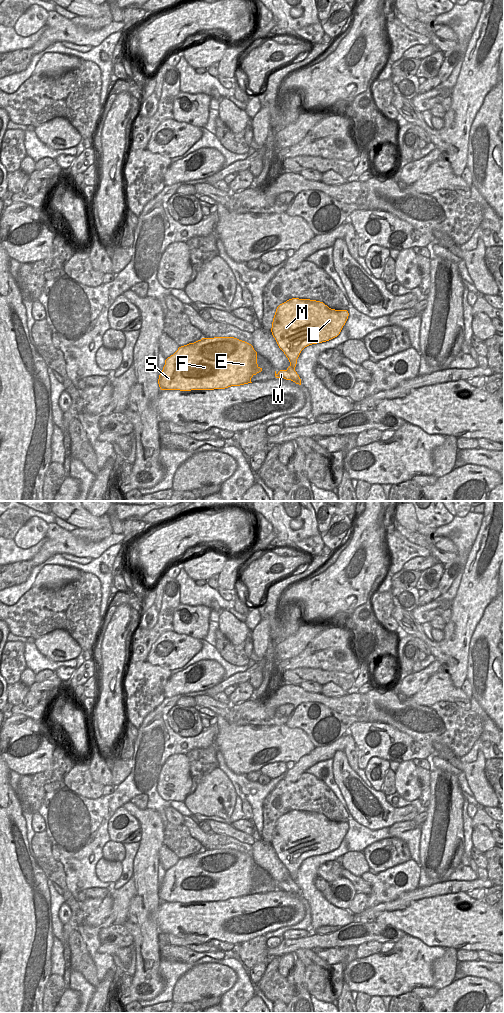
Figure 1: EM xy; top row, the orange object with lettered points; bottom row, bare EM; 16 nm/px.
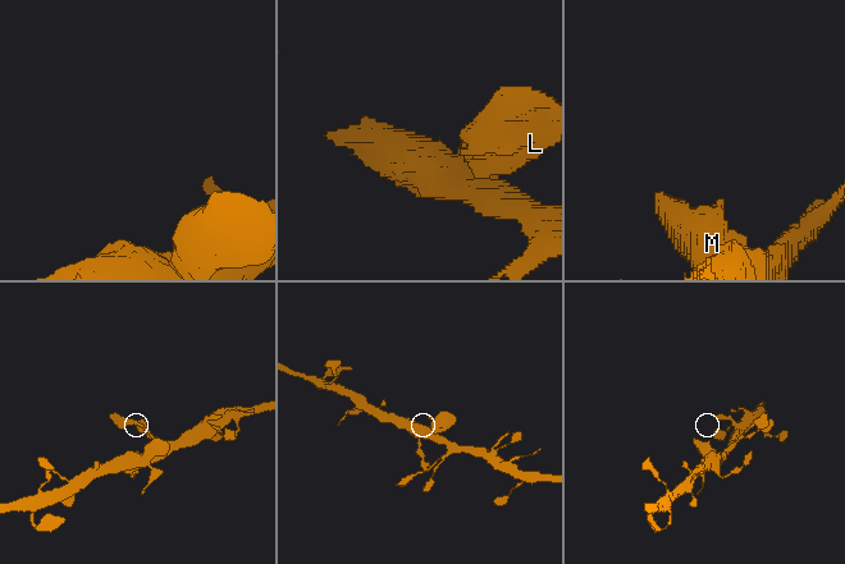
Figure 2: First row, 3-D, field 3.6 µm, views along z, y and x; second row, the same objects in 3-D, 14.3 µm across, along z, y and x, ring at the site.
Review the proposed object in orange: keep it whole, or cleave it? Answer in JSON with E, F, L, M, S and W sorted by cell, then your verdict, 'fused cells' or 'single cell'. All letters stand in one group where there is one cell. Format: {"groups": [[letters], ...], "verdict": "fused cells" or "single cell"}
{"groups": [["E", "F", "S", "W"], ["L", "M"]], "verdict": "fused cells"}

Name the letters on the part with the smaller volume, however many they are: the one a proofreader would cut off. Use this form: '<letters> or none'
L, M

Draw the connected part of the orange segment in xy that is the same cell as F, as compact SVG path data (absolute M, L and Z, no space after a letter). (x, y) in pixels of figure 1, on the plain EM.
M234 849L202 850L179 859L165 872L158 896L161 902L225 901L252 895L251 890L261 883L257 876L257 864L251 856Z

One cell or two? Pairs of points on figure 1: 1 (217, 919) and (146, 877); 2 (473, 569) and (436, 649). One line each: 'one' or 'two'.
1: two
2: one

